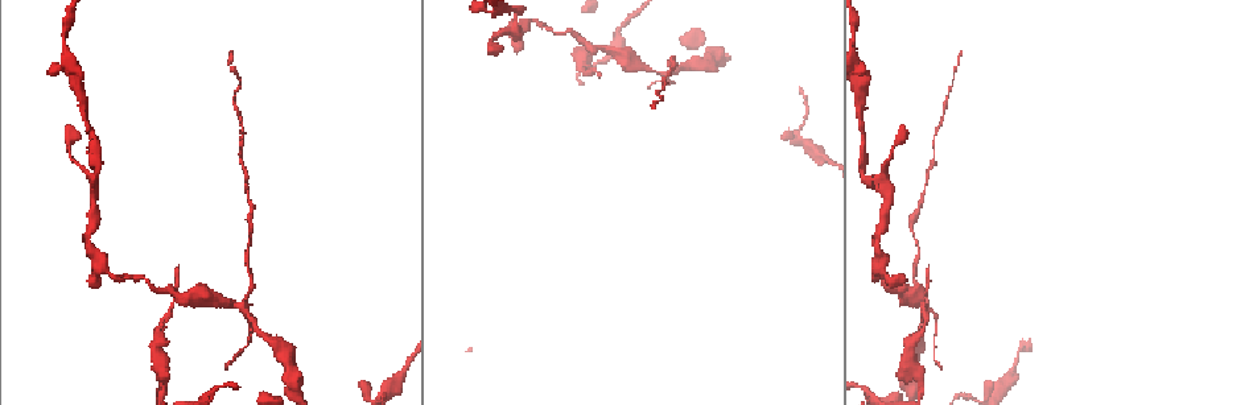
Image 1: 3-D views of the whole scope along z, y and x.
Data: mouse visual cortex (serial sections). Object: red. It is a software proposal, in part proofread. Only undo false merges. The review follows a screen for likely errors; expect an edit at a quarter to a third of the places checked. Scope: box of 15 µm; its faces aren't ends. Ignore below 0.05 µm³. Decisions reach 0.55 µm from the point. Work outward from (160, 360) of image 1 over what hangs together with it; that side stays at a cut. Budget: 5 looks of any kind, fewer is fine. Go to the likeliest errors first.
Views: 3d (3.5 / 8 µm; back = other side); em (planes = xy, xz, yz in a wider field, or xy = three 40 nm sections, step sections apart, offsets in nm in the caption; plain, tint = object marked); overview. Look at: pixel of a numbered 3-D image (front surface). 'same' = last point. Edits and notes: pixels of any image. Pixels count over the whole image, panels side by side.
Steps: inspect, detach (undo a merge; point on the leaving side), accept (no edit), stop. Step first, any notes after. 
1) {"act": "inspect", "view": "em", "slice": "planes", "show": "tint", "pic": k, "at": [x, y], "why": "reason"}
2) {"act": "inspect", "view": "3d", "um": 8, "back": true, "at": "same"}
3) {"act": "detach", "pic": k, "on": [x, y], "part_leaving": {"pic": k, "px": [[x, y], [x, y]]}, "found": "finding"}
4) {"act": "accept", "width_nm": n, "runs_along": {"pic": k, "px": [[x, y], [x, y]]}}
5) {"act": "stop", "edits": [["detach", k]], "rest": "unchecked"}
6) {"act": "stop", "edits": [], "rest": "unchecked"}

{"act": "inspect", "view": "3d", "um": 3.5, "pic": 1, "at": [160, 335], "why": "thick turns thin"}

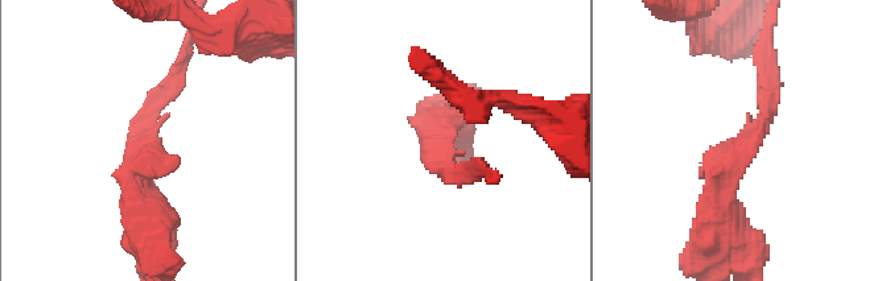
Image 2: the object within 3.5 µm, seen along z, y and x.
{"act": "inspect", "view": "em", "slice": "xy", "step": 3, "show": "tint", "pic": 2, "at": [437, 162]}

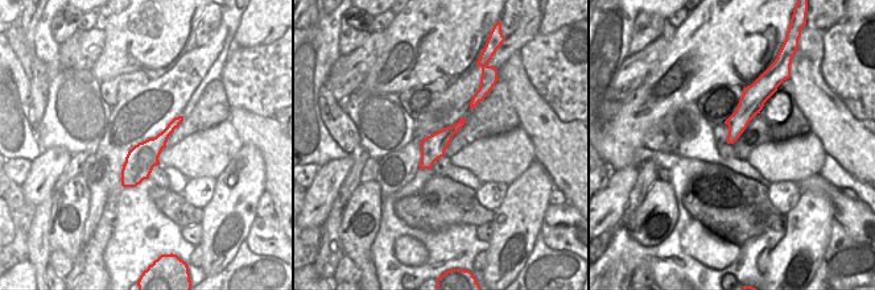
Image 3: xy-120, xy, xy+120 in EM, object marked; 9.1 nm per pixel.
{"act": "inspect", "view": "em", "slice": "planes", "show": "tint", "at": "same", "why": "another direction"}

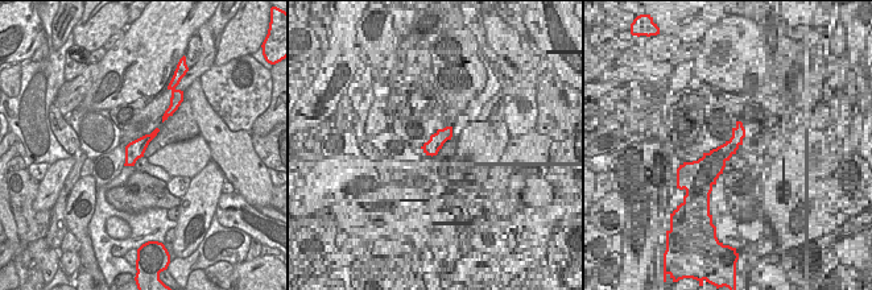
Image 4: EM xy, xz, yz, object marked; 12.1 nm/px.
{"act": "accept", "runs_along": {"pic": 2, "px": [[717, 217], [771, 103], [765, 62]]}, "found": "continuous, no second cell"}

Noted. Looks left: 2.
{"act": "inspect", "view": "3d", "um": 3.5, "pic": 1, "at": [165, 389], "why": "abrupt turn"}

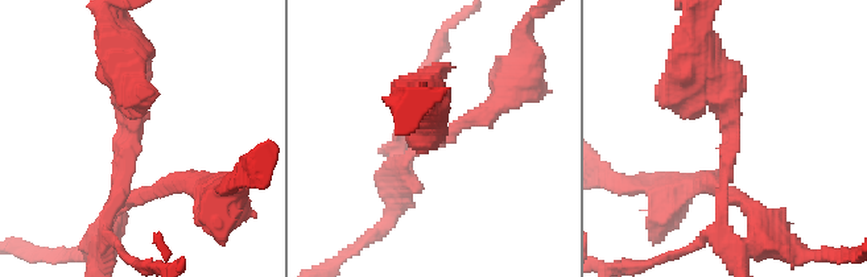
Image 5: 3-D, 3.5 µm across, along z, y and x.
{"act": "inspect", "view": "em", "slice": "xy", "step": 3, "show": "tint", "pic": 5, "at": [725, 132], "arm_widths_nm": [150, 400]}

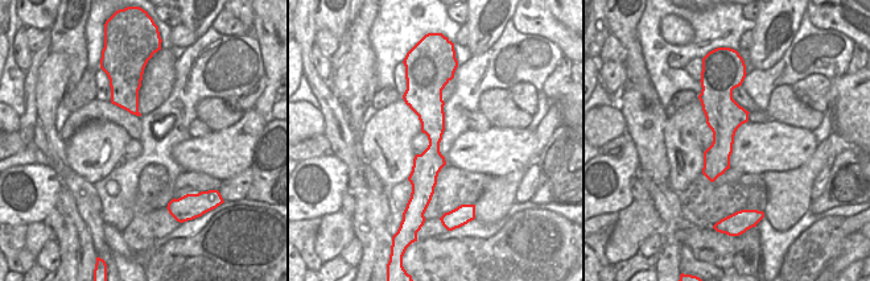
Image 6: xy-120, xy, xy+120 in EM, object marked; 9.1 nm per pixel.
{"act": "detach", "pic": 5, "on": [122, 154], "part_leaving": {"pic": 5, "px": [[133, 120], [122, 194], [155, 190]]}, "found": "two cells meet here"}

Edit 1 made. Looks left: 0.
{"act": "stop", "edits": [["detach", 5]], "rest": "unchecked"}

